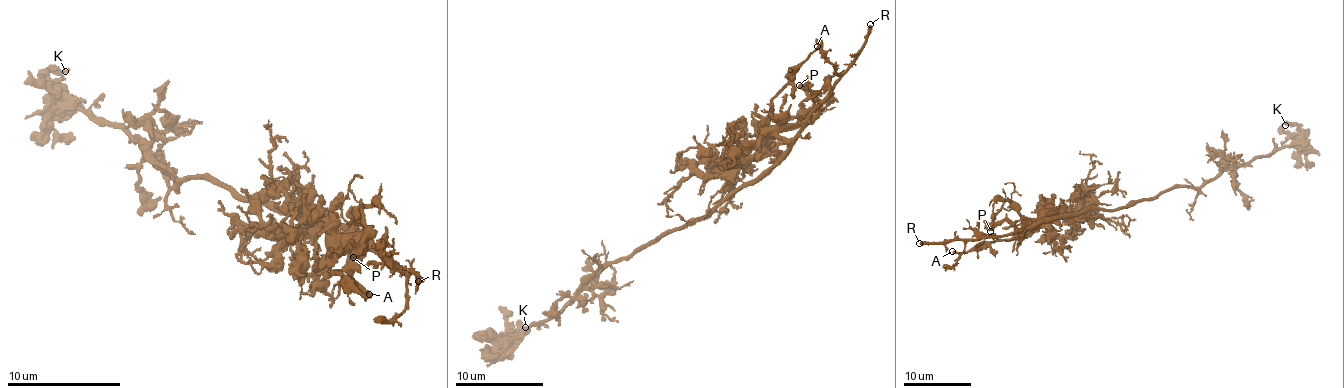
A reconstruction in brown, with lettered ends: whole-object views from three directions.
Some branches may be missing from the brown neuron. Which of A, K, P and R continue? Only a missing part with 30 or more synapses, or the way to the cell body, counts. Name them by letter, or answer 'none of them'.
R

